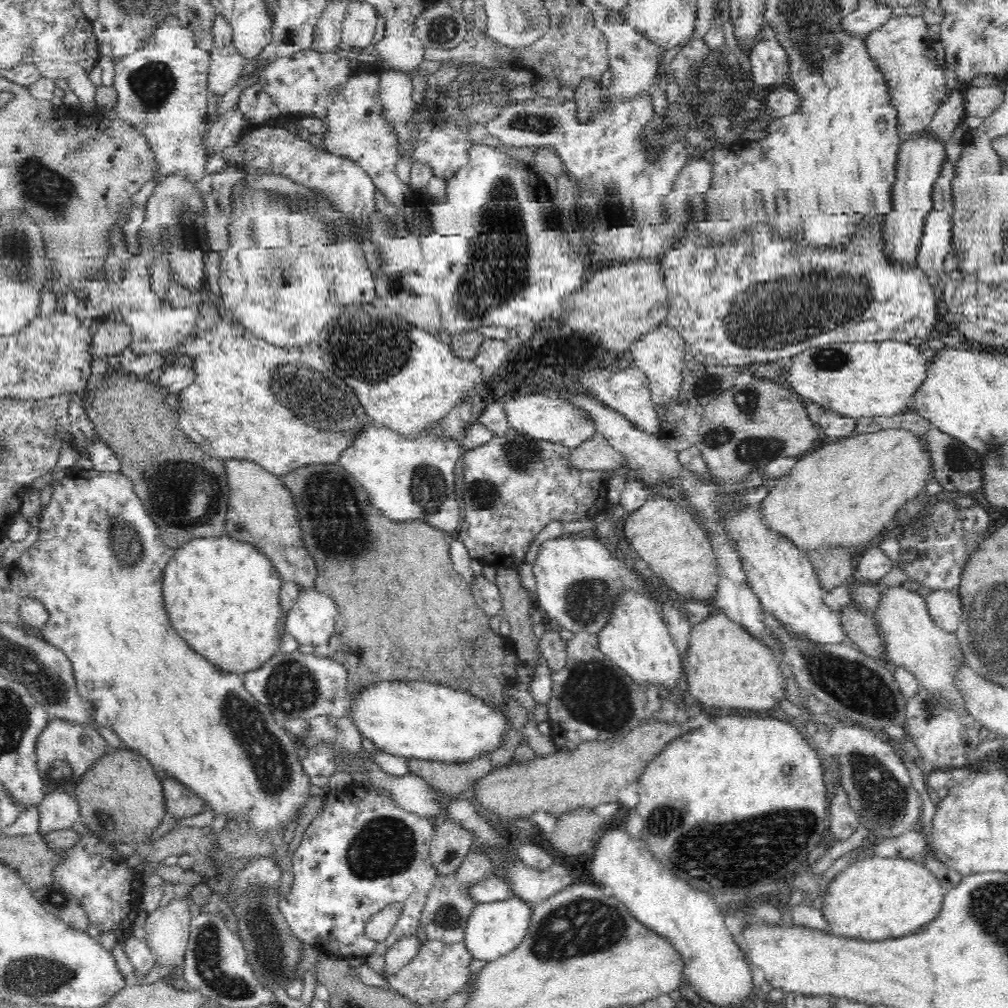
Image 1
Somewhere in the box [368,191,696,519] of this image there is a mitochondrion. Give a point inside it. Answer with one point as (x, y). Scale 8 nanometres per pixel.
(428, 487)

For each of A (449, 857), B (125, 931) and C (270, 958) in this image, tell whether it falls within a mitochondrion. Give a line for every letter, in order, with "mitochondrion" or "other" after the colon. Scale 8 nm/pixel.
A: mitochondrion
B: other
C: mitochondrion

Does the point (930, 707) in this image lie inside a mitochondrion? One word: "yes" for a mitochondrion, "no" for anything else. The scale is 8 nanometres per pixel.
yes

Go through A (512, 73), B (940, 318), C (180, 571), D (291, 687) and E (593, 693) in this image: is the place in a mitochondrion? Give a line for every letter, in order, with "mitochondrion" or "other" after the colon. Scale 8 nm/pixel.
A: other
B: other
C: other
D: mitochondrion
E: mitochondrion

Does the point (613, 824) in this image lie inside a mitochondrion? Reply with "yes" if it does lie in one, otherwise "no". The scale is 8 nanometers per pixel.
no

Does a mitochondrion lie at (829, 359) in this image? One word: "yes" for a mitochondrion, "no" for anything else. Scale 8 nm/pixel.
yes

